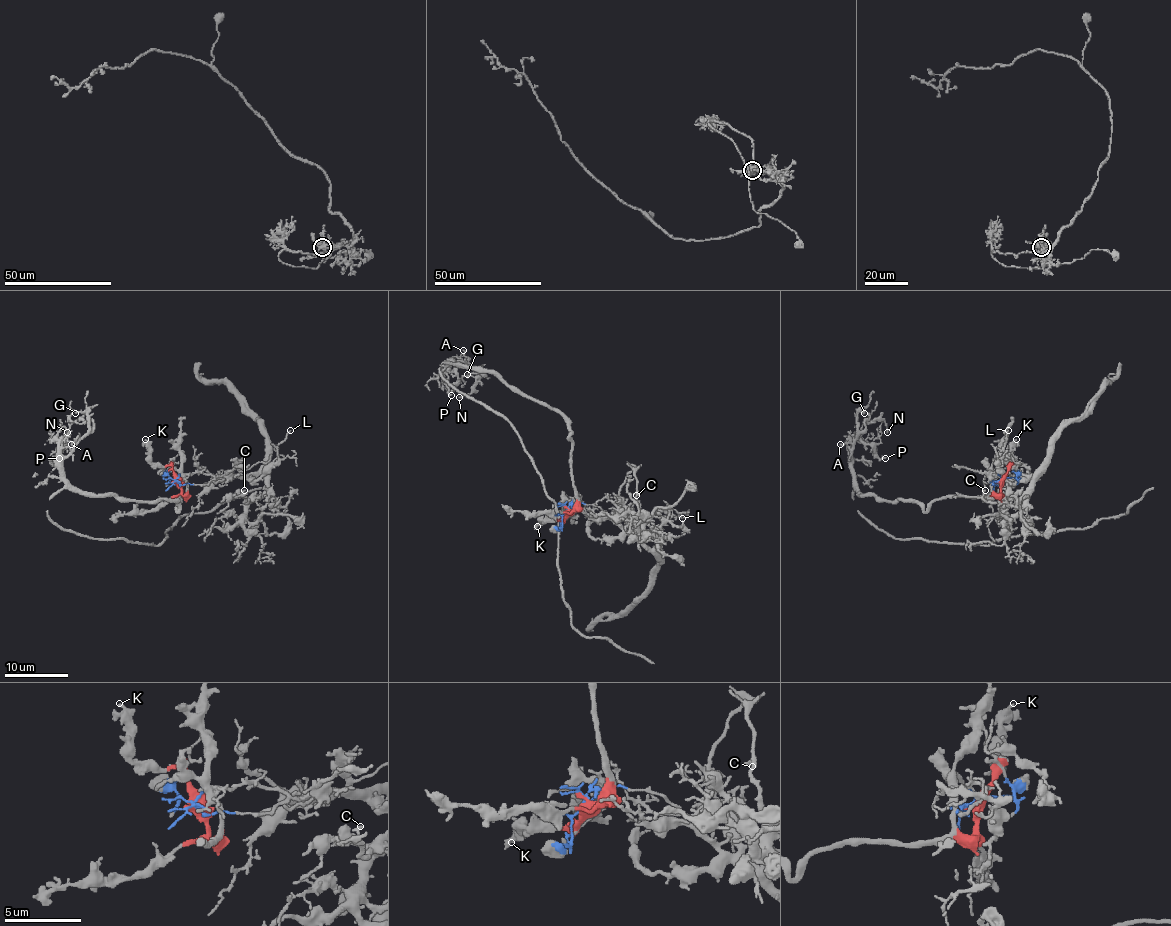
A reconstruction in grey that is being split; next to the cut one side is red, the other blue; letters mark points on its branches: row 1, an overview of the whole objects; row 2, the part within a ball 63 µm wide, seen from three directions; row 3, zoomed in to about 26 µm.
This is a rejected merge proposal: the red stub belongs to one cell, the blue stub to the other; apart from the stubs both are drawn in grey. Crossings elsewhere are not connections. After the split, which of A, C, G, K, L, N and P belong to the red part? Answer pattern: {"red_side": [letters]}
{"red_side": ["A", "G", "K", "N", "P"]}

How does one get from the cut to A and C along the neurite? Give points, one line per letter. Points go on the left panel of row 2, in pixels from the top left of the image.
A: (175, 481), (184, 496), (178, 512), (167, 499), (119, 500), (80, 492), (62, 466), (75, 445), (70, 443)
C: (175, 480), (178, 483), (205, 485), (216, 478), (262, 477), (265, 489), (248, 502), (243, 497), (245, 489)

